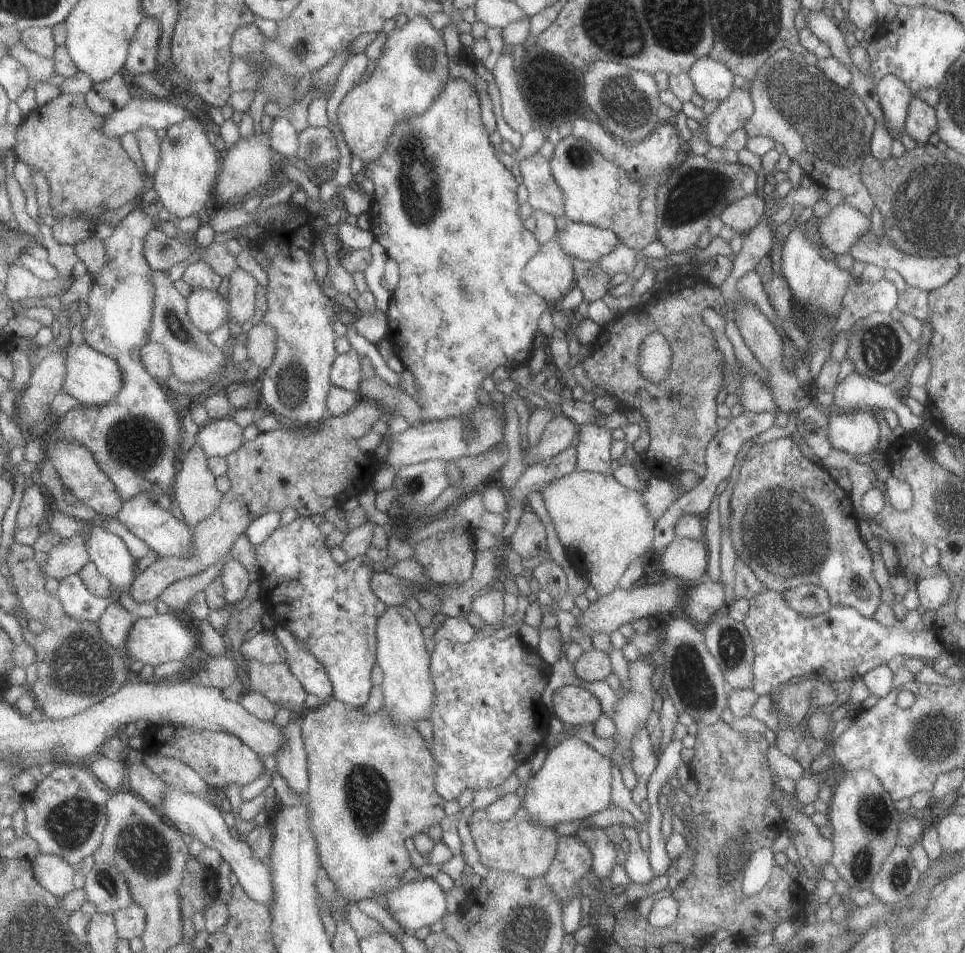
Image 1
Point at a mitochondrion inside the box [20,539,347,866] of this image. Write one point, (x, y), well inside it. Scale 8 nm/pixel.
(81, 669)

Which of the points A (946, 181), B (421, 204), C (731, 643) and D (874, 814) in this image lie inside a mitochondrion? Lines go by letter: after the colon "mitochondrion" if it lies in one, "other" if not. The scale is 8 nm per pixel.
A: mitochondrion
B: mitochondrion
C: mitochondrion
D: mitochondrion

